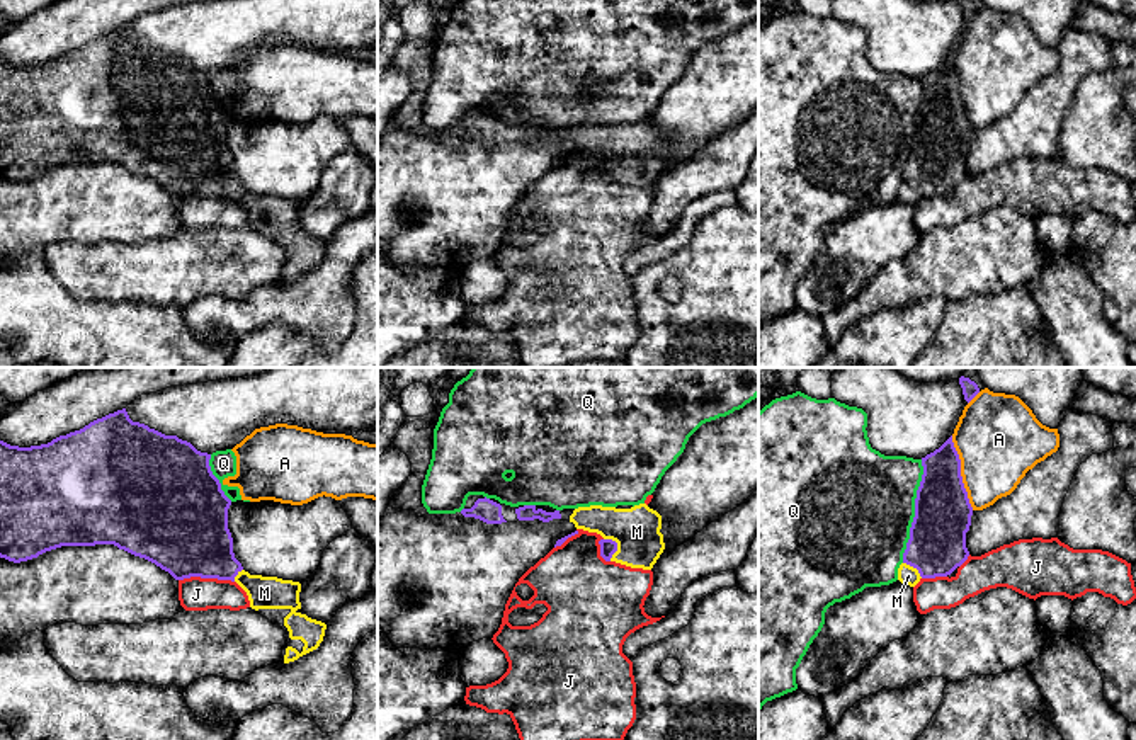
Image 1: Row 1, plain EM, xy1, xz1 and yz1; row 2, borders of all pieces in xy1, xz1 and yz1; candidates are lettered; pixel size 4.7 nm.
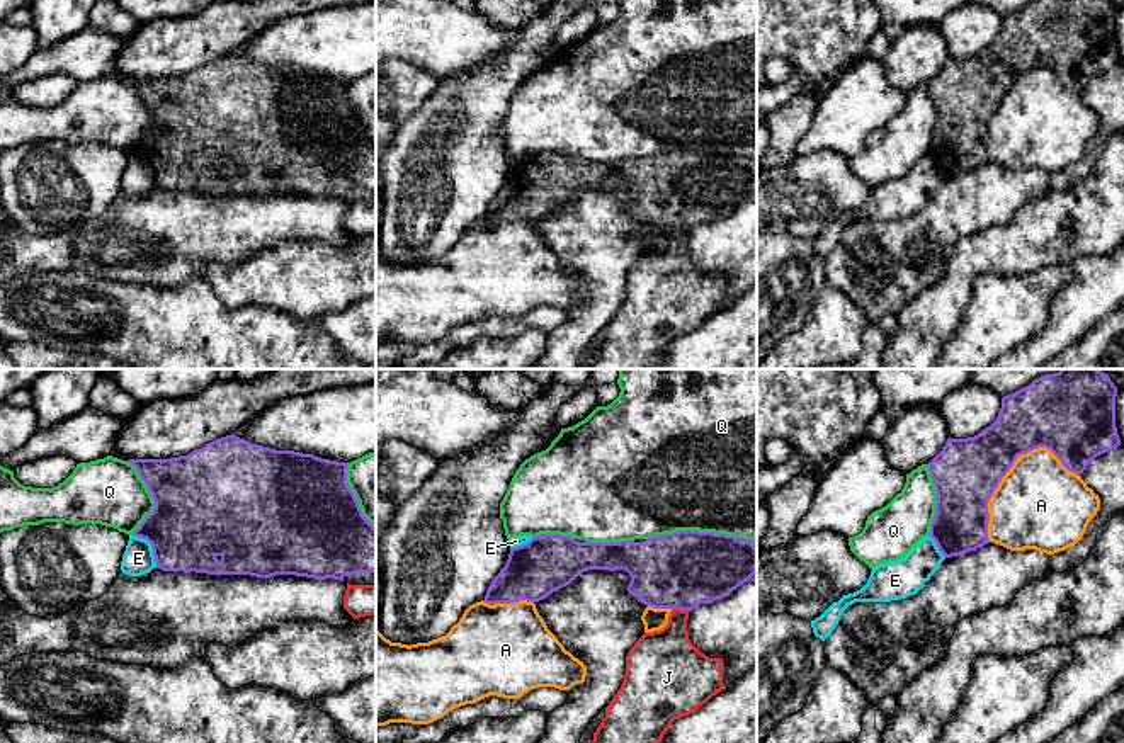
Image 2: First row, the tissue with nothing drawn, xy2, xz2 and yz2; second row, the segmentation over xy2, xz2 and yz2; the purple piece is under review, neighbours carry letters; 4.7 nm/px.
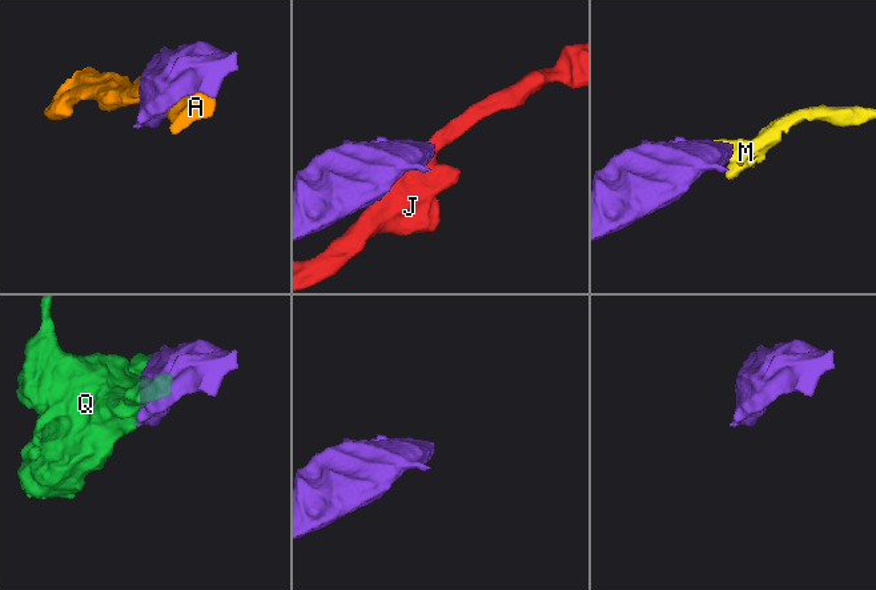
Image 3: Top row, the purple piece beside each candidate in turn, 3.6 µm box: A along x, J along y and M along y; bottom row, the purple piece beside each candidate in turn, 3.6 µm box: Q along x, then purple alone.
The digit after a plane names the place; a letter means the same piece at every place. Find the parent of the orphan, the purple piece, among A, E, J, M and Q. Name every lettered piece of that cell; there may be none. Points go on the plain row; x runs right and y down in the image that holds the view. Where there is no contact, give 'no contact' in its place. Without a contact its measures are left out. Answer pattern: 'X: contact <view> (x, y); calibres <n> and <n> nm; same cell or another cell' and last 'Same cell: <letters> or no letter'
A: contact yz2 (1009, 89); calibres 320 and 420 nm; another cell
E: contact xy2 (152, 165); calibres 420 and 150 nm; another cell
J: contact xy1 (206, 196); calibres 420 and 160 nm; another cell
M: contact xz1 (616, 165); calibres 80 and 220 nm; same cell
Q: contact xz2 (701, 152); calibres 360 and 480 nm; another cell
Same cell: M

